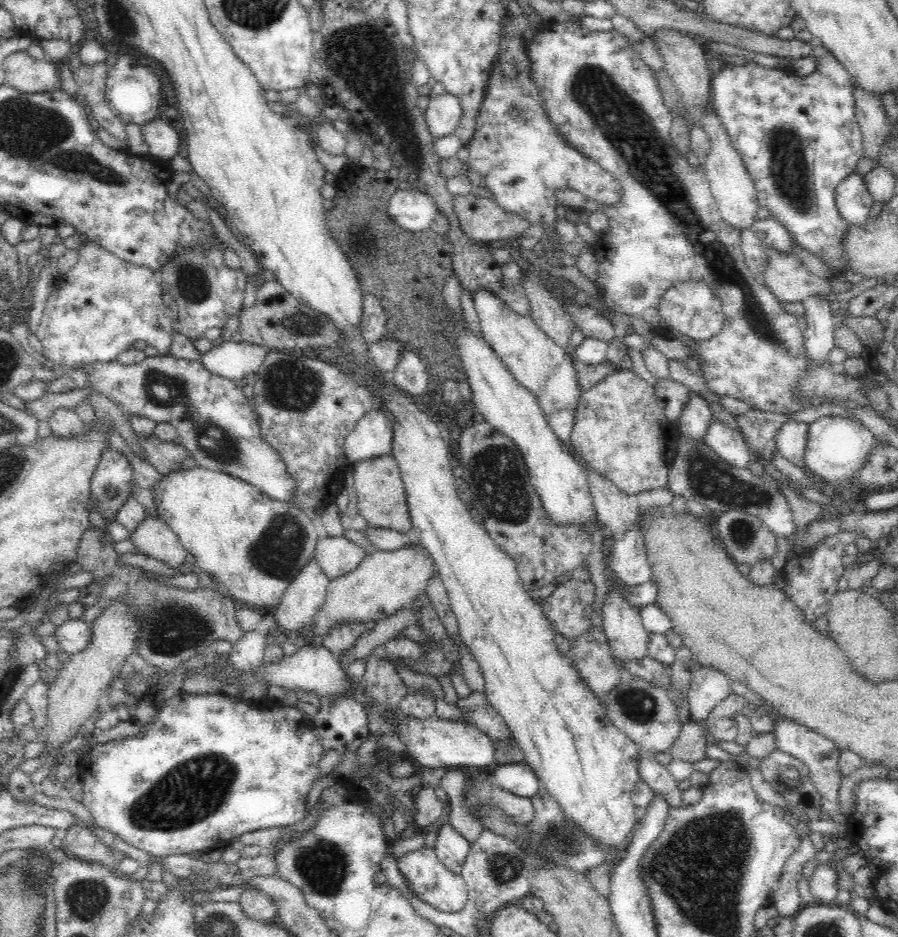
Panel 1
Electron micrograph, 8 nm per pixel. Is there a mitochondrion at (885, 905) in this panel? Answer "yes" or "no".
no

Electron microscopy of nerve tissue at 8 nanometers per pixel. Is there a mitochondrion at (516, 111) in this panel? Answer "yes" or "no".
yes

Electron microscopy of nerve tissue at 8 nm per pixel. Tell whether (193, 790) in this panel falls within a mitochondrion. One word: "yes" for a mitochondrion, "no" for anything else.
yes

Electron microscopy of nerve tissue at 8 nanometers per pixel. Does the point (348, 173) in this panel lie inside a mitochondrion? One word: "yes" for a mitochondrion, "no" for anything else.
no

